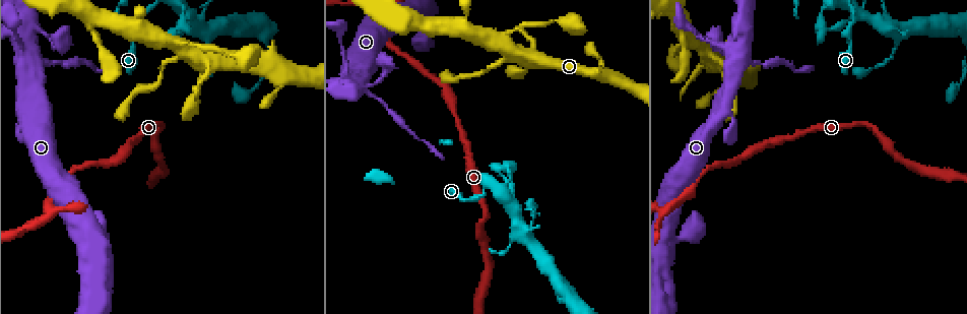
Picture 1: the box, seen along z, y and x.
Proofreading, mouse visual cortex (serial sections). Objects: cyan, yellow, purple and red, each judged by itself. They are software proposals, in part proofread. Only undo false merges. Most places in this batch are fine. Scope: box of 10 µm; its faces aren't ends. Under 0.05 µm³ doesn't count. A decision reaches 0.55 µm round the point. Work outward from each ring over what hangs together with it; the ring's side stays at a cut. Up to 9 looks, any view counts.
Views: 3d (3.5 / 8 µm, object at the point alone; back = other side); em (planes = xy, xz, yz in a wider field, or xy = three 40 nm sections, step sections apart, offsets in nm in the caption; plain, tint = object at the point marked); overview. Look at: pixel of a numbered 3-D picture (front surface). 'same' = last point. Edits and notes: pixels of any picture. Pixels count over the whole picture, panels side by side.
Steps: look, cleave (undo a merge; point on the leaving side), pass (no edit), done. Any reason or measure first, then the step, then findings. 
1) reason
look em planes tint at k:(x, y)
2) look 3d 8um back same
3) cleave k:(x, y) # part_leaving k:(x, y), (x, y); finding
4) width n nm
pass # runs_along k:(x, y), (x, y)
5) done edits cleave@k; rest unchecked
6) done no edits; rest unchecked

thick turns thin
look 3d 3.5um at 1:(58, 63)

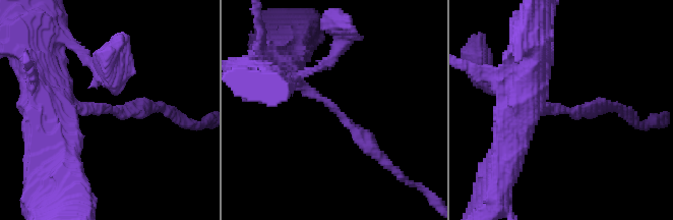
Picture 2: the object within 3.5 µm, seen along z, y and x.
arm_widths 200, 350 nm
look em xy step 2 tint at 2:(105, 108)

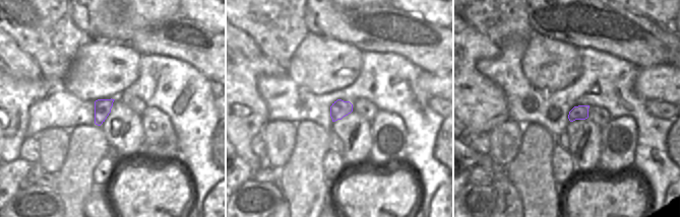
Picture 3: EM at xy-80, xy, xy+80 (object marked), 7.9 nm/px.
cleave 2:(358, 138) # part_leaving 2:(341, 115), (403, 178); a second cell is stuck on

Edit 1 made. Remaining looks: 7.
three arms meet
look 3d 8um at 1:(48, 205)

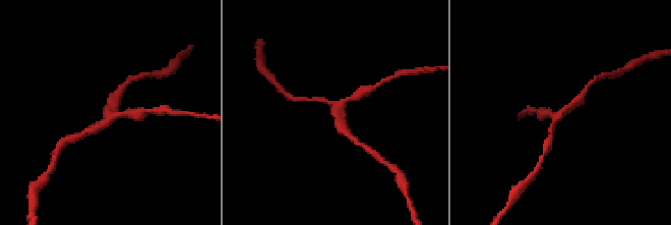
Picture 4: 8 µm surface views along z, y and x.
now the EM
look em planes tint same

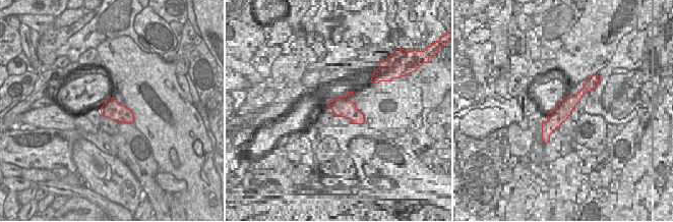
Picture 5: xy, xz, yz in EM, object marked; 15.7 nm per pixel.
width 280 nm
pass # runs_along 4:(585, 91), (560, 114), (551, 129); continuous, no second cell

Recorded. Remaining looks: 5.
three arms meet
look 3d 3.5um at 1:(463, 24)

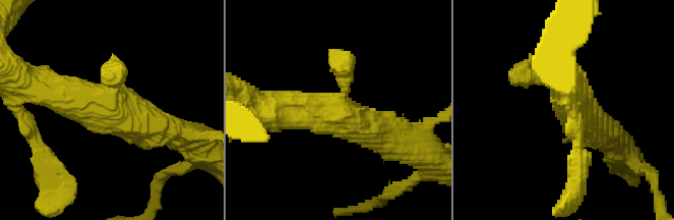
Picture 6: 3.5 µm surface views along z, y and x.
need the tissue
look em xy step 2 tint at 6:(113, 92)

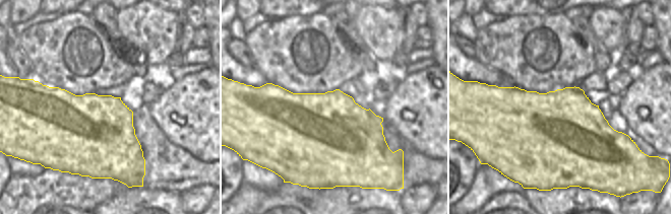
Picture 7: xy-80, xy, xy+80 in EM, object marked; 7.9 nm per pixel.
arms 3; arm_widths 250, 450, 600 nm
pass # runs_along 6:(152, 126), (32, 83); all the same cell

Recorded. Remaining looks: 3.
thin arm on a thick one
look 3d 3.5um at 1:(849, 19)

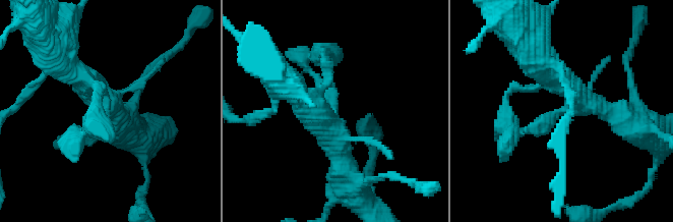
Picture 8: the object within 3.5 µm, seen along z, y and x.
need the tissue
look em xy step 5 tint at 8:(338, 110)

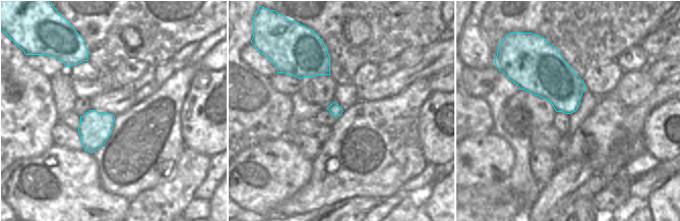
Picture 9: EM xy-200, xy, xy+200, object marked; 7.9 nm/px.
look em planes tint same

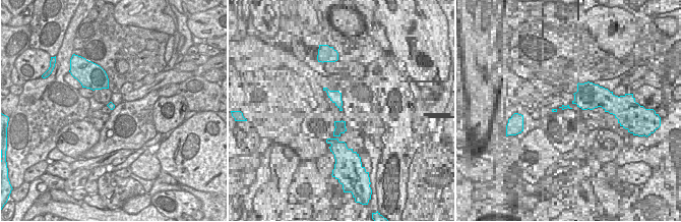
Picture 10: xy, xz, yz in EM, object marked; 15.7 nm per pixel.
width 90 nm
pass # runs_along 8:(557, 74), (584, 100), (510, 137); all the same cell

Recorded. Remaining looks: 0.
done edits cleave@2; rest unchecked

